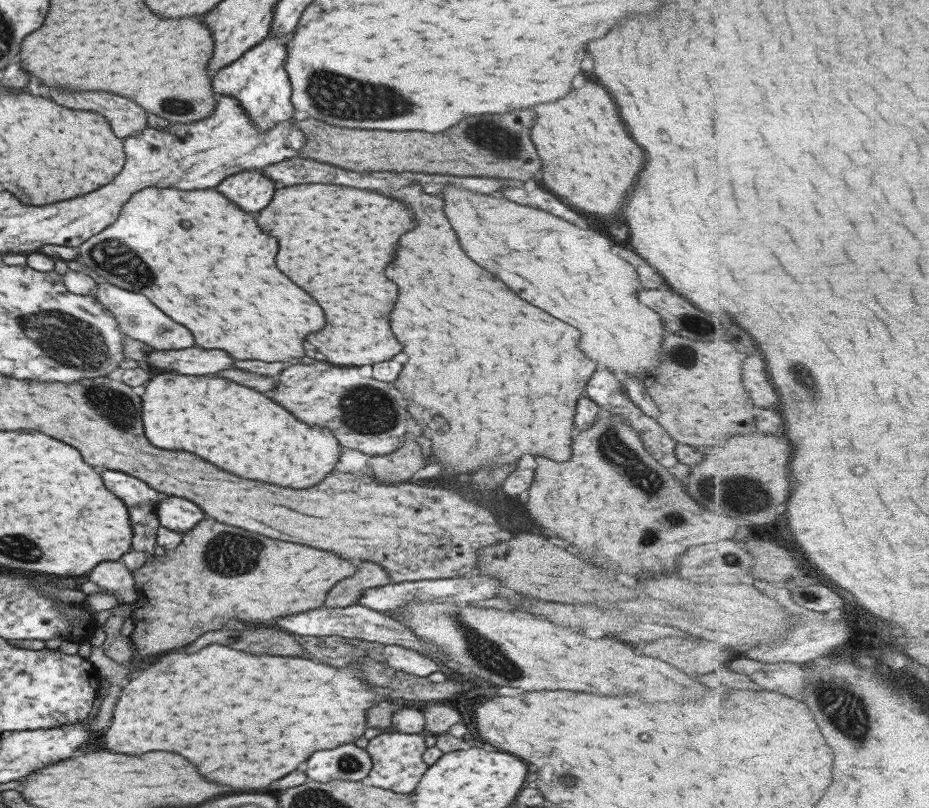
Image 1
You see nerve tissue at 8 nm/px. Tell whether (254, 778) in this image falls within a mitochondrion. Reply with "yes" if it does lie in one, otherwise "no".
no

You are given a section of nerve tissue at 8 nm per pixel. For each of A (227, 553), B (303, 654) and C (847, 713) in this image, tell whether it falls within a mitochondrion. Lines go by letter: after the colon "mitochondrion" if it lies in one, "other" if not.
A: mitochondrion
B: other
C: mitochondrion

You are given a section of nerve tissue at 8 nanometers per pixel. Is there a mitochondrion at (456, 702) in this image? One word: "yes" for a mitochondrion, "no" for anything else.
no

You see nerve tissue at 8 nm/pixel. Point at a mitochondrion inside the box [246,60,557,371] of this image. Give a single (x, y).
(334, 95)

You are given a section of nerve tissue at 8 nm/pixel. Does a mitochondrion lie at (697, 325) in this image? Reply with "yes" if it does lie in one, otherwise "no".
yes

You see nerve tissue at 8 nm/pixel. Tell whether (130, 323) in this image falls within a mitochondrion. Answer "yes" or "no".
yes

